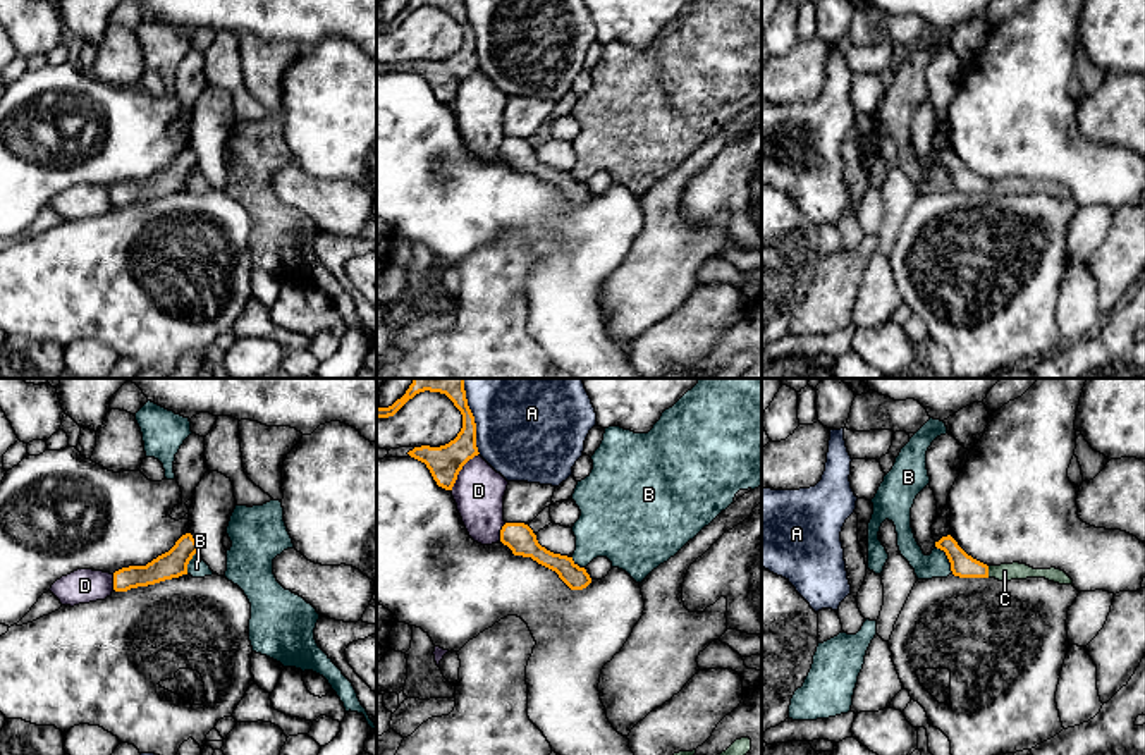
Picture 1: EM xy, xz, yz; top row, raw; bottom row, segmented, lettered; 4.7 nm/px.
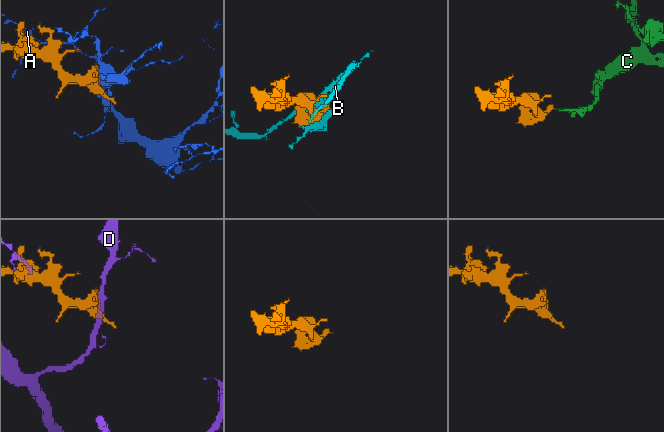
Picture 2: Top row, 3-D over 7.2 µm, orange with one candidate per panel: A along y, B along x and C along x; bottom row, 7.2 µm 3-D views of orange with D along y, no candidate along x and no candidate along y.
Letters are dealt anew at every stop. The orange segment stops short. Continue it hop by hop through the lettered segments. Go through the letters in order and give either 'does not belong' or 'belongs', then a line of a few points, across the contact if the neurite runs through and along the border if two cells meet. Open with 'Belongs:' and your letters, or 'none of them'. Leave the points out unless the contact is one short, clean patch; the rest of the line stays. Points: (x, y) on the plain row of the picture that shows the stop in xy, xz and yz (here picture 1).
Belongs: C
A: does not belong
B: does not belong | yz (936, 160), (944, 167), (953, 188)
C: belongs | yz (961, 179), (987, 186), (1004, 186)
D: does not belong

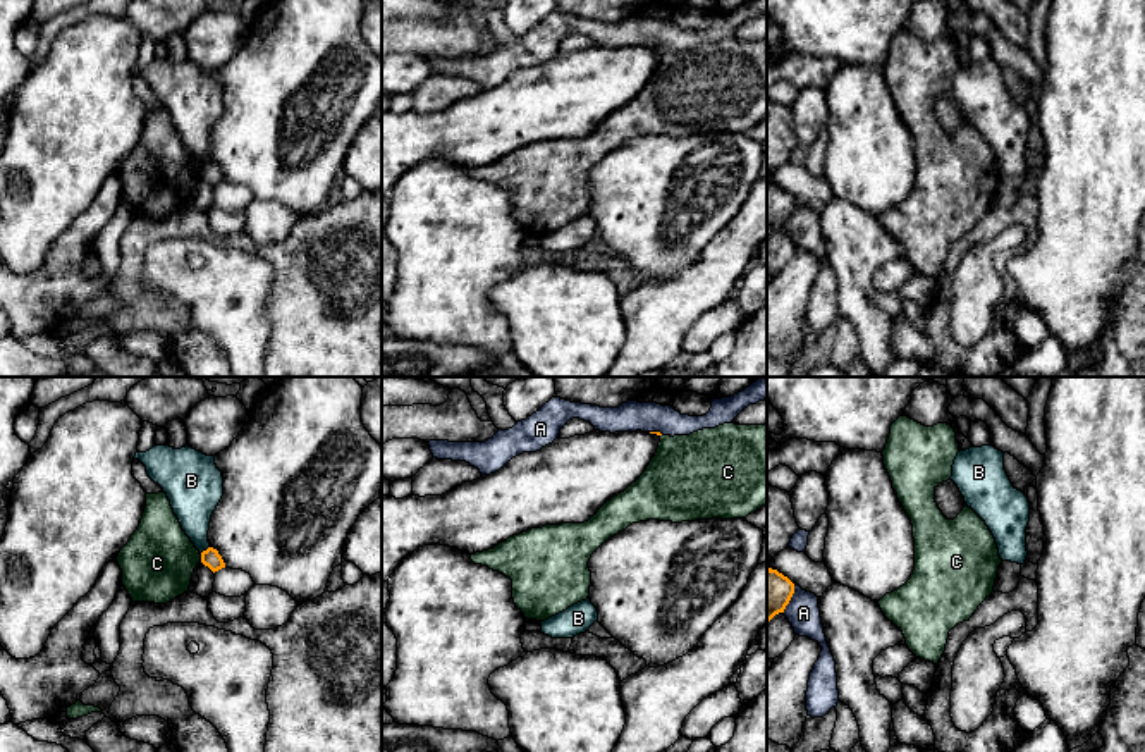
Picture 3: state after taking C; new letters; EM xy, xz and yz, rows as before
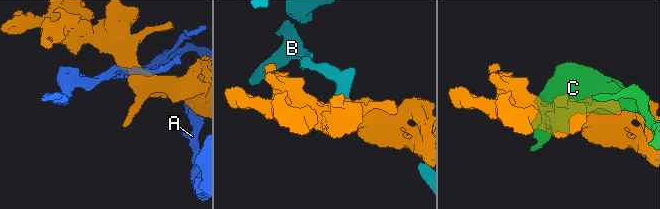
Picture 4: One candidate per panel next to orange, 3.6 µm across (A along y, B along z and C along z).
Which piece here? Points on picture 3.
Belongs: none of them
A: does not belong
B: does not belong | xy (208, 160), (200, 167)
C: does not belong

